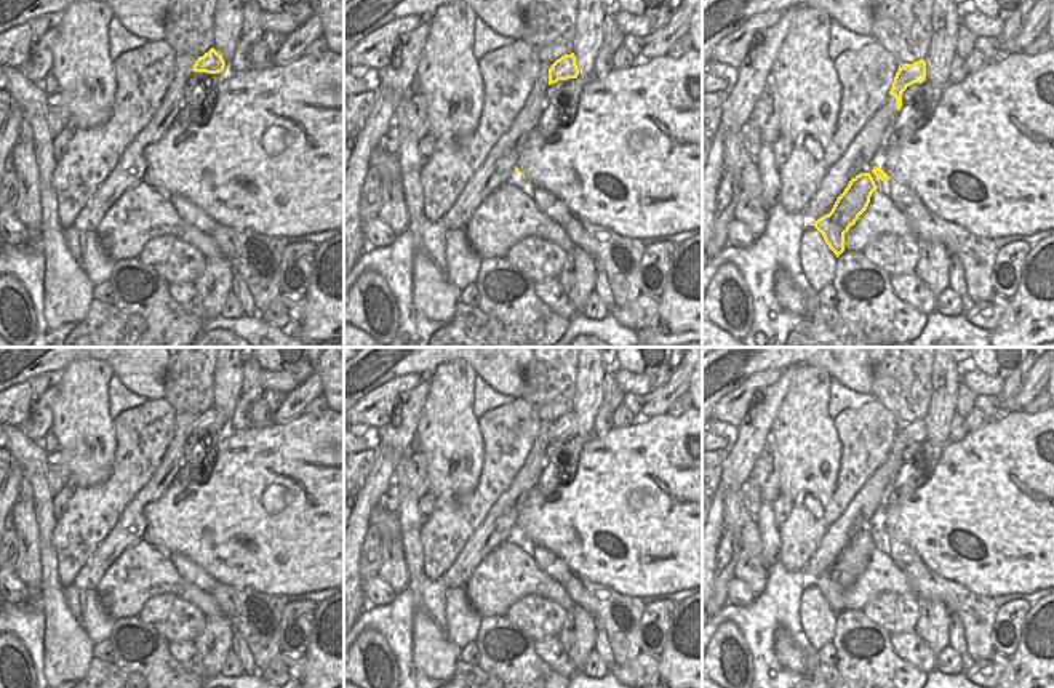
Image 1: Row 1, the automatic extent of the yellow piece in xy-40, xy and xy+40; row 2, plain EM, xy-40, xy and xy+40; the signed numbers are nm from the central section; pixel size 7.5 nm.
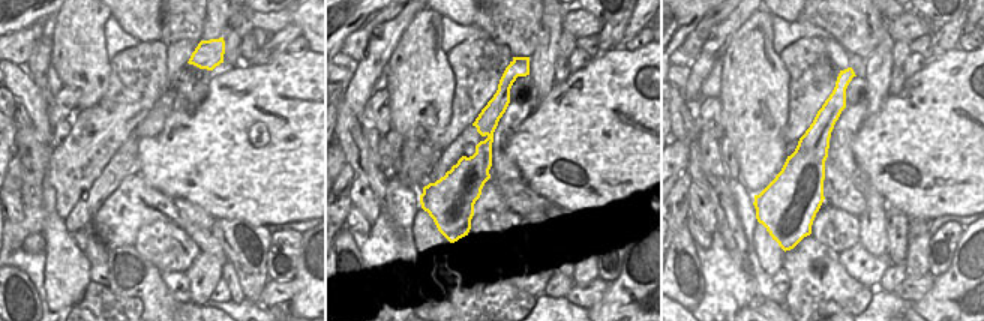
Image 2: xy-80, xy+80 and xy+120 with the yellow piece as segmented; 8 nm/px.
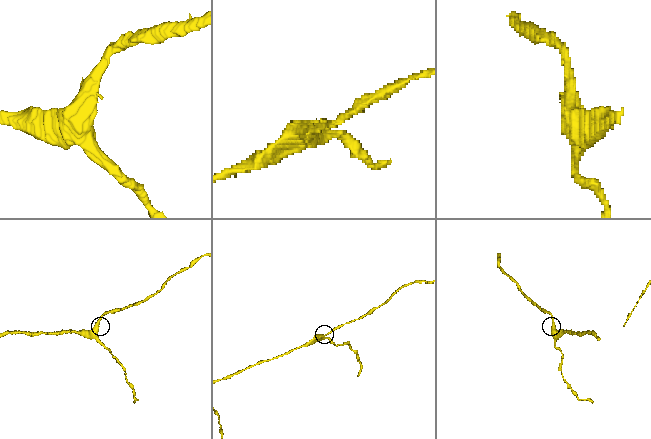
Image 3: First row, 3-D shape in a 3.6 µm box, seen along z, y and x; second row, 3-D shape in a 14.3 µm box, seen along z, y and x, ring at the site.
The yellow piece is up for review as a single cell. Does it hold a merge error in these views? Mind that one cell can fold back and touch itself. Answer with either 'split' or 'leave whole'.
leave whole

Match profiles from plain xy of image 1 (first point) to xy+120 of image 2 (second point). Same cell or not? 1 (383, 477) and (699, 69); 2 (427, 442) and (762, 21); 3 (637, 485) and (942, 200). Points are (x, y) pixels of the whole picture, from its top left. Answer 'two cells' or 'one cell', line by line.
1: one cell
2: one cell
3: one cell

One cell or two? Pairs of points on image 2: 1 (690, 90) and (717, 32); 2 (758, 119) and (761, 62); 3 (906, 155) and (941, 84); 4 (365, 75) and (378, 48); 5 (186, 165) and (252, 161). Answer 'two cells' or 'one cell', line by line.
1: one cell
2: one cell
3: one cell
4: one cell
5: one cell

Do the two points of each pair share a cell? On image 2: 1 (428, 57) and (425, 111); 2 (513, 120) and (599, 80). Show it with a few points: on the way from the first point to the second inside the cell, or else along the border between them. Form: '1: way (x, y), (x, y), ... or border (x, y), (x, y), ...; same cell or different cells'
1: way (425, 71), (425, 98); same cell
2: border (540, 102), (512, 137); different cells

